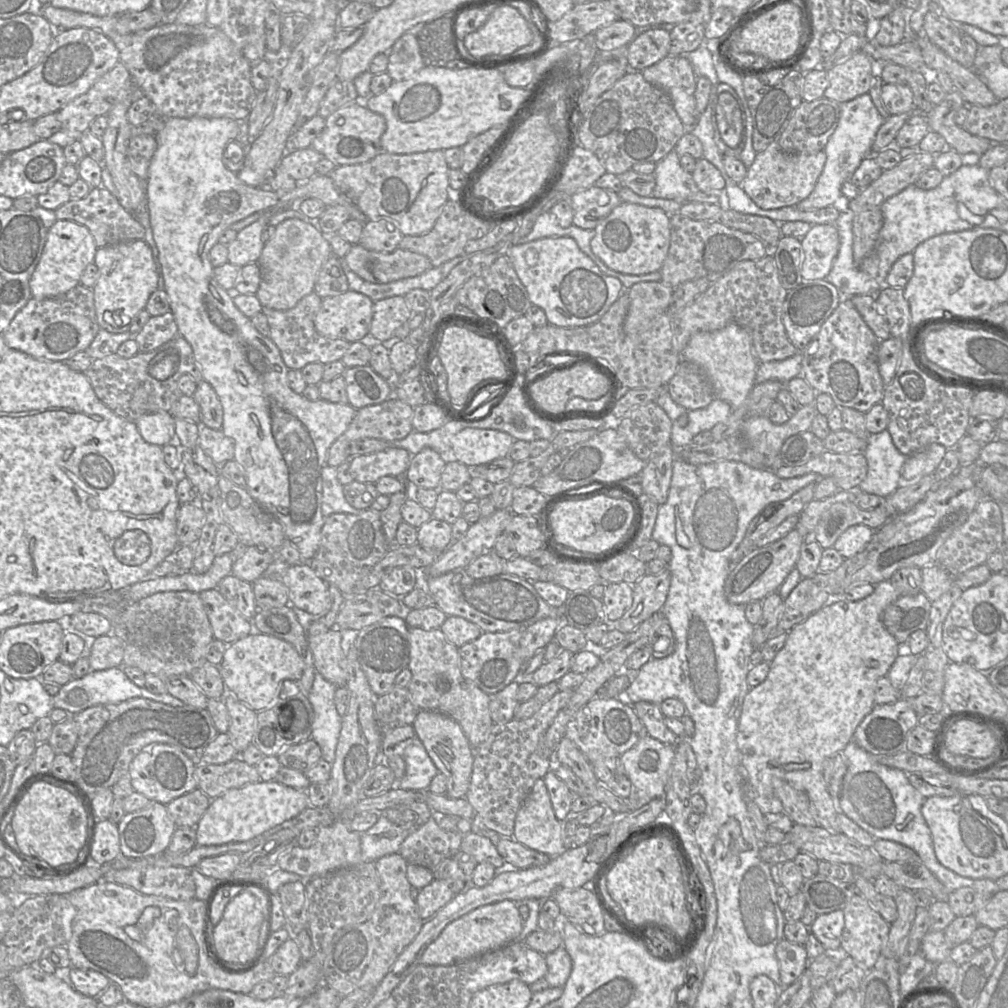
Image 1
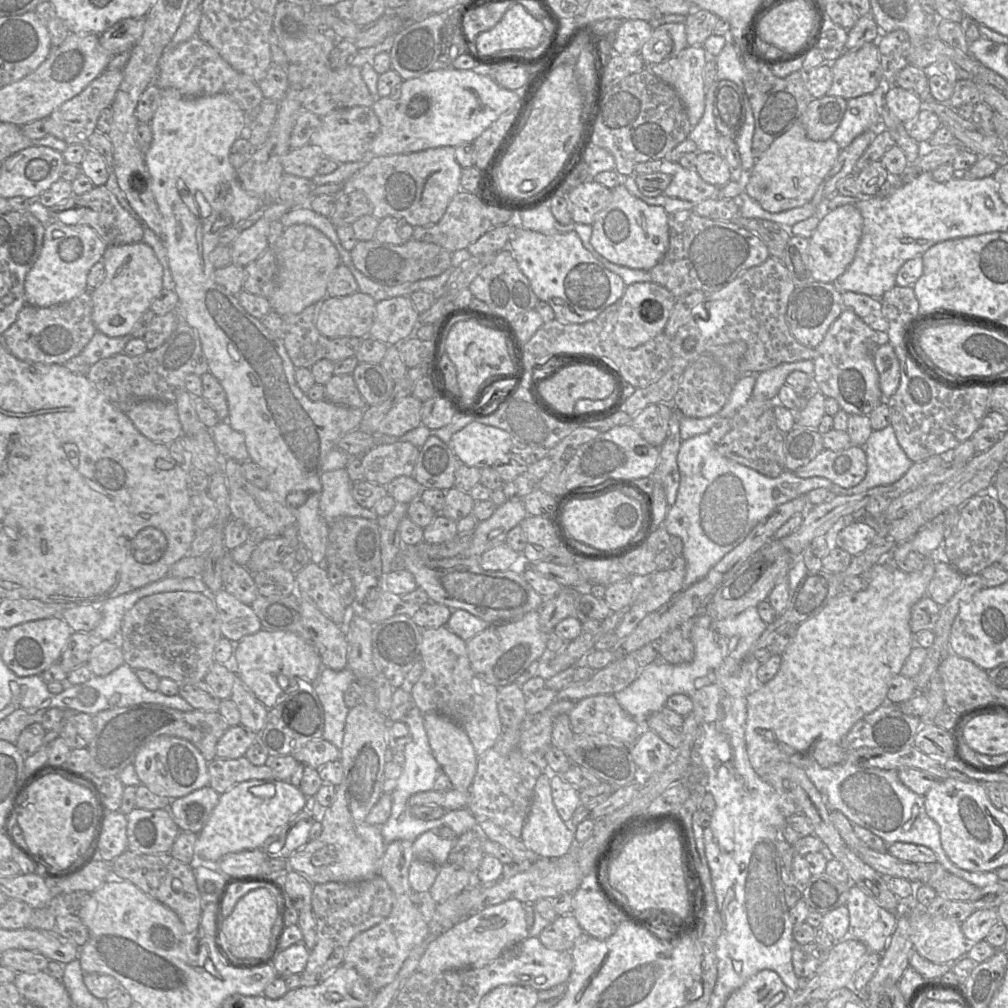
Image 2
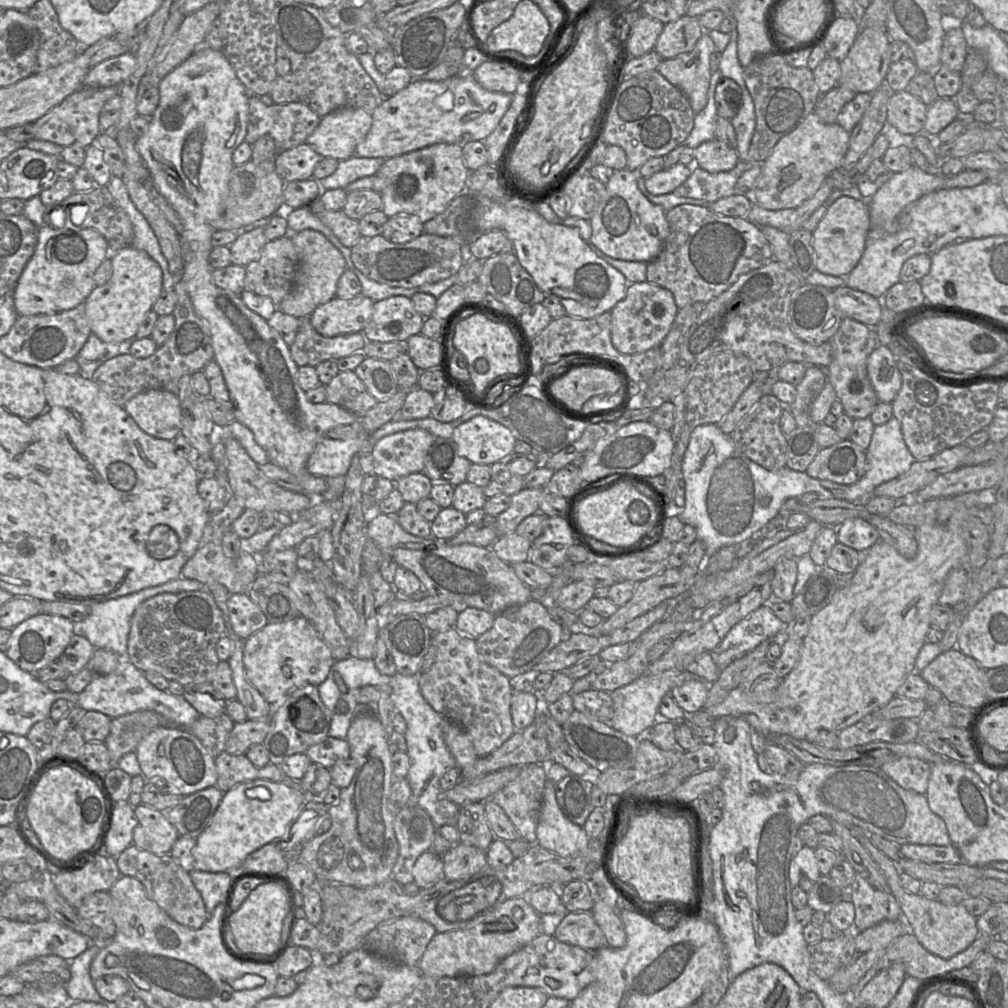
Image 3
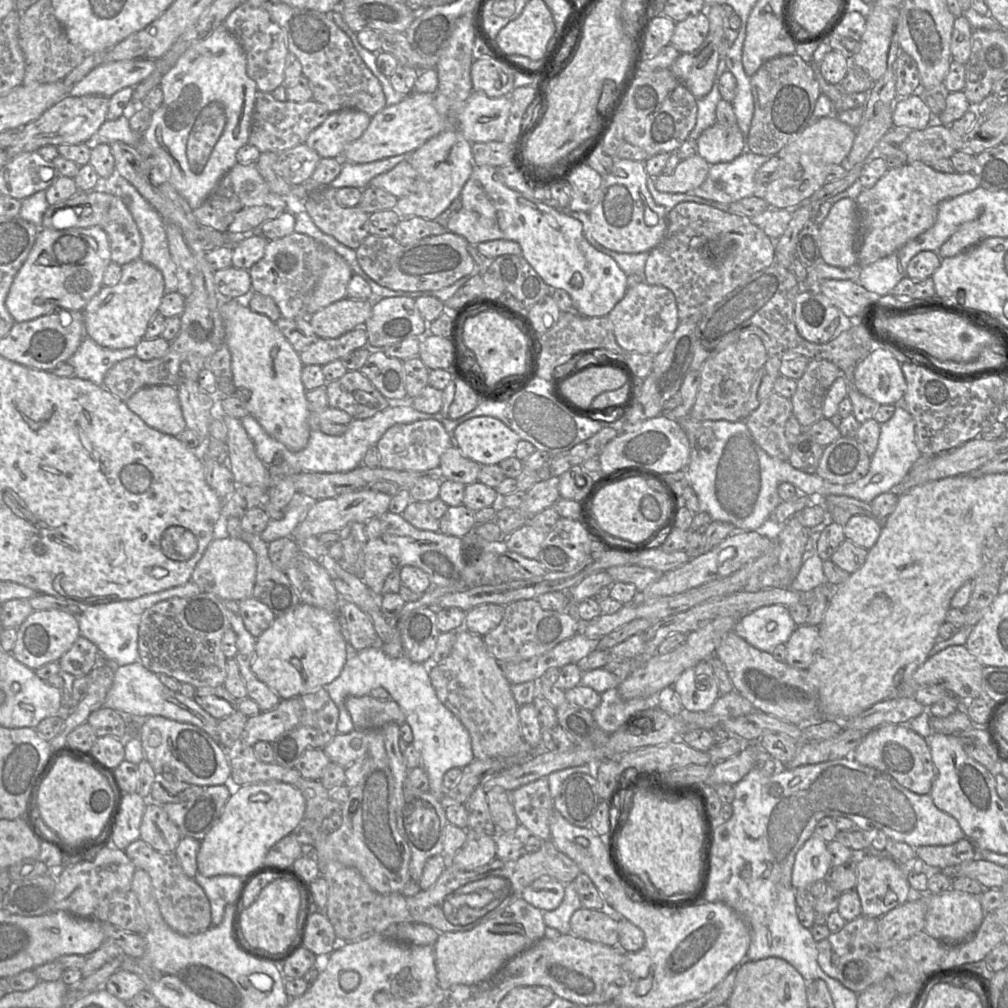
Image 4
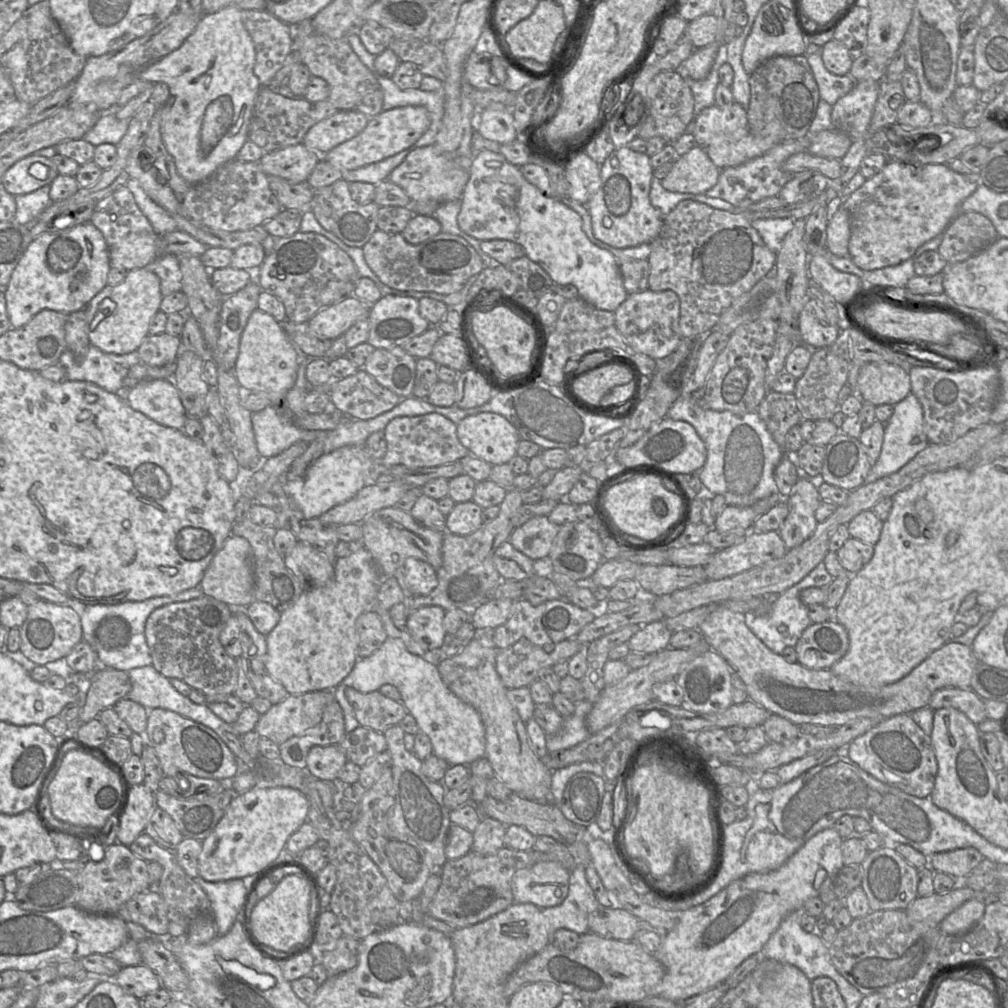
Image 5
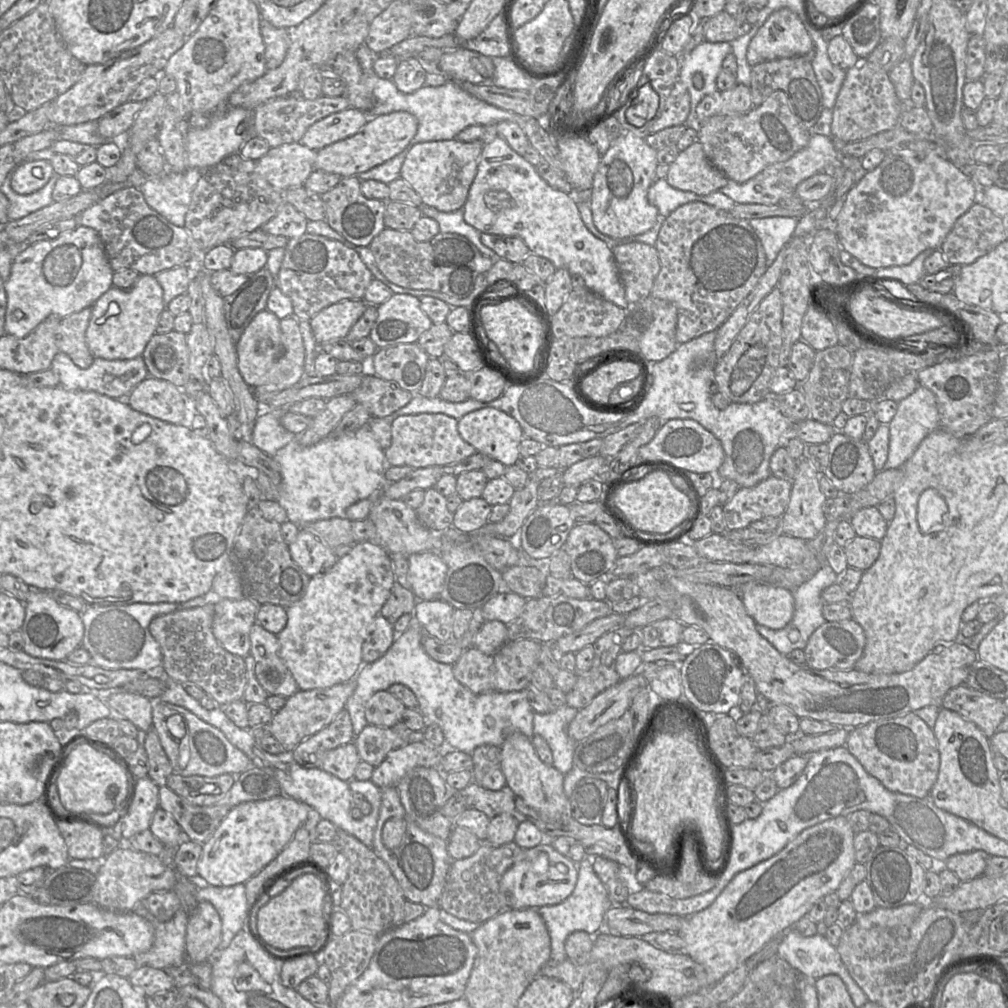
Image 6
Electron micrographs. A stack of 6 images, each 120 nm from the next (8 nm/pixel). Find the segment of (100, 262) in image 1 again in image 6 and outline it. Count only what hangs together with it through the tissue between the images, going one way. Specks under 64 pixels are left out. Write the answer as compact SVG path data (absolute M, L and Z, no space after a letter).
M140 274L131 288L112 286L91 308L92 314L86 330L86 343L91 354L107 360L133 359L142 355L156 333L159 316L165 310L163 289L155 276Z

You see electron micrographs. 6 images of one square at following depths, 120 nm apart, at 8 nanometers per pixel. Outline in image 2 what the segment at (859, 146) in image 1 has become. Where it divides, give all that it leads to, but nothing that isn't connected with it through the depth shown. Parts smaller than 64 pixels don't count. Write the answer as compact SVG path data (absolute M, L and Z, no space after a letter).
M865 94L848 99L841 123L832 135L840 149L847 147L857 136L867 130L879 130L881 116L877 112L877 97Z

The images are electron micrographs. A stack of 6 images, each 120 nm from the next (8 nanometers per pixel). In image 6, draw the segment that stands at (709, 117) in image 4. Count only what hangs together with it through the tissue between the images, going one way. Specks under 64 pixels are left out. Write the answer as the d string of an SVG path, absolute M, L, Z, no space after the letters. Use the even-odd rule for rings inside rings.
M703 41L689 54L680 57L679 80L686 86L691 100L690 113L684 123L687 128L699 130L700 123L696 113L697 105L705 96L717 90L716 78L722 70L724 58L731 52L730 42L711 43ZM696 73L703 76L704 86L701 89L695 88L692 81Z

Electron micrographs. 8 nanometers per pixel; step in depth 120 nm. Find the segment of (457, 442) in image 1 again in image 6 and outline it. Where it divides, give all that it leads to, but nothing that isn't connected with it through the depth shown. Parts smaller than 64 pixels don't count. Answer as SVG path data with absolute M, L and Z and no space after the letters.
M486 407L467 413L458 420L458 432L478 453L488 455L504 466L515 465L520 457L523 430L517 420L501 410Z

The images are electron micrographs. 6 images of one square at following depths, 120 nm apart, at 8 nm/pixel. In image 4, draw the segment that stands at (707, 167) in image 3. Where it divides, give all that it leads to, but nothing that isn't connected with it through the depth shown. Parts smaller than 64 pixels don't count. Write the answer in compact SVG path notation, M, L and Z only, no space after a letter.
M715 123L697 139L698 154L708 164L731 162L746 150L746 139L738 125Z

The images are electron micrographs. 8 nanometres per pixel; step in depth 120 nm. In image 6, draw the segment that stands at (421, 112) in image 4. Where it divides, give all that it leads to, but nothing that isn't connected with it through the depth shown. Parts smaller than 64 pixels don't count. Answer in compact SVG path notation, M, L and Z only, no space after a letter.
M405 111L368 117L367 123L355 135L317 151L314 168L341 177L357 176L401 153L414 138L417 130L417 118Z

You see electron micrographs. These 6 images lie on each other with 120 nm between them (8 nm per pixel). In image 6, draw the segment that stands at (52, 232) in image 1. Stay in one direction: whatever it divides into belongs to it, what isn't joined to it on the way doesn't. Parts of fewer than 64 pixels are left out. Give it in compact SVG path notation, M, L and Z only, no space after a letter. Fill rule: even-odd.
M78 225L55 239L25 244L13 261L5 284L5 334L24 338L51 314L64 318L91 307L113 286L113 273L104 244L98 232L90 227ZM15 310L23 311L24 318L16 320Z

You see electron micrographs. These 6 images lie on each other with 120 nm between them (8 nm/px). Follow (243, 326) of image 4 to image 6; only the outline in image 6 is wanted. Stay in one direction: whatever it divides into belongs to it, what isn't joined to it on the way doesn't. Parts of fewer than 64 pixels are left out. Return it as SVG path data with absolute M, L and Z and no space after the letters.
M269 310L259 312L236 344L238 369L252 388L268 383L270 368L284 355L280 319Z

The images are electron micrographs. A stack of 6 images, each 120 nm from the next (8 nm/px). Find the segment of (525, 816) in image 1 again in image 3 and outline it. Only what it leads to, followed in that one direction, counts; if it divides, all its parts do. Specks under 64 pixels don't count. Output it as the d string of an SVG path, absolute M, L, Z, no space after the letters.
M549 779L545 783L536 843L563 857L577 856L587 847L590 838L583 826L571 822L561 811L555 785Z

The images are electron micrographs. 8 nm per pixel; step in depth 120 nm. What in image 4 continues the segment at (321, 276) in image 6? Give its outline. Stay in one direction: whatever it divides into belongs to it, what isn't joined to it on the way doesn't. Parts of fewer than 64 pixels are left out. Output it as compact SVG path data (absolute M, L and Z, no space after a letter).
M293 232L283 238L268 240L264 256L249 270L252 292L272 298L281 317L309 318L307 307L323 274L320 243L305 234Z

